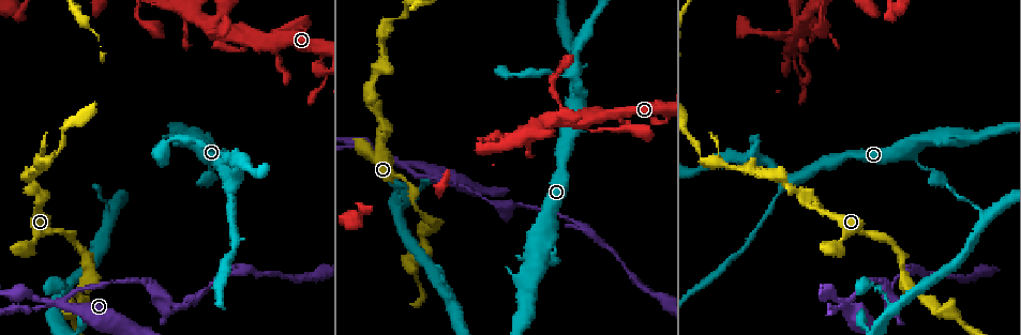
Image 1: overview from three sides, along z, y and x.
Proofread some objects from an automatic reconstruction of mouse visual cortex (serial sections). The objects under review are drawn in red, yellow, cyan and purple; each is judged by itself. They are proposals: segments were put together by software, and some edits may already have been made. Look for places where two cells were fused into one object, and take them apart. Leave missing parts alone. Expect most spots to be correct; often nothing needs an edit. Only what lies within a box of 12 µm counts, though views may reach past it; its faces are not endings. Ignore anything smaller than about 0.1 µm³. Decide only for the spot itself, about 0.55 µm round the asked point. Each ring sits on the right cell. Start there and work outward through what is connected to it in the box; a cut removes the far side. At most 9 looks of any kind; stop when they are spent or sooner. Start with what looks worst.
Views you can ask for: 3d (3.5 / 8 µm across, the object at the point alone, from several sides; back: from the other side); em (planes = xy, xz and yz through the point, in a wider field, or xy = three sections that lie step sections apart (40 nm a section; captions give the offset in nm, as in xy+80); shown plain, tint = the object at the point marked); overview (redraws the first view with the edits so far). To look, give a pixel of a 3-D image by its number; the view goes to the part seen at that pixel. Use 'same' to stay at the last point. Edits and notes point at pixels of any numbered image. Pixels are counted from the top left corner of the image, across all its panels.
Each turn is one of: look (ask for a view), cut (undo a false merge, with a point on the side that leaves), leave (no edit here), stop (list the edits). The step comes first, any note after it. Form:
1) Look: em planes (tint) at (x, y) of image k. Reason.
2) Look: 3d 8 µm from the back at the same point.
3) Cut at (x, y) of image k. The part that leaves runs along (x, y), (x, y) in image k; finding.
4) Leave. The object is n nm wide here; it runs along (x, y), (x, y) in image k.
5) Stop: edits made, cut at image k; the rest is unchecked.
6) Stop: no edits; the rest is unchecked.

Look: 3d 8 µm at (849, 301) of image 1. Three-way junction.

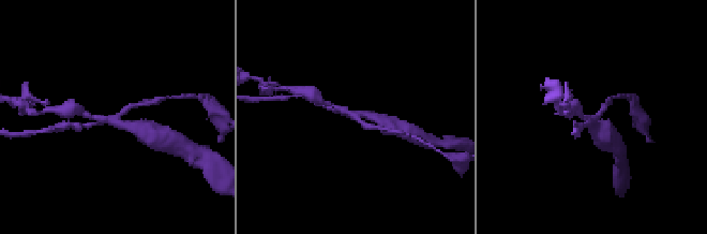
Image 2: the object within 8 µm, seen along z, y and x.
Look: em xy step 3 (tint) at (356, 116) of image 2.

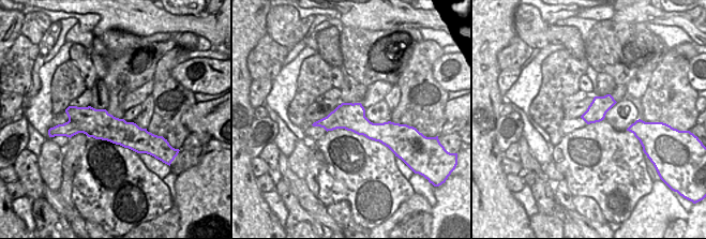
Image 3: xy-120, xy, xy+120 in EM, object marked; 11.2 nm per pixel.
Cut at (75, 126) of image 2. 3 arms meet here; the part that leaves runs along (120, 115), (126, 107), (158, 101) in image 2; a second cell is stuck on.

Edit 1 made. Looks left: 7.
Look: overview. Redraw.

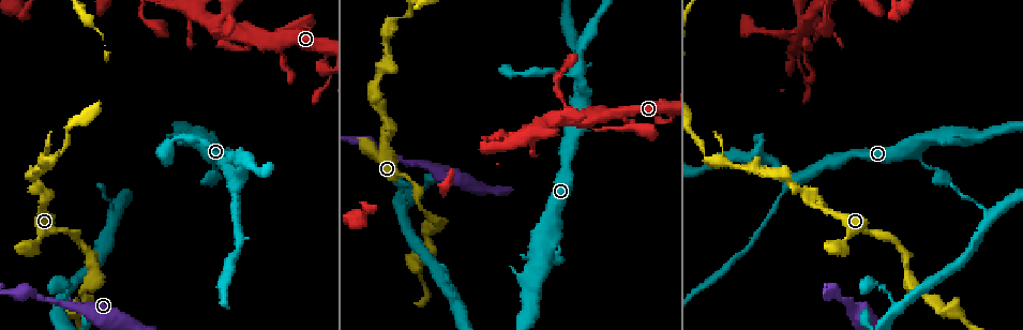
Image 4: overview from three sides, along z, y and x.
Look: 3d 3.5 µm from the back at (578, 73) of image 4. Thin arm on a thick one.

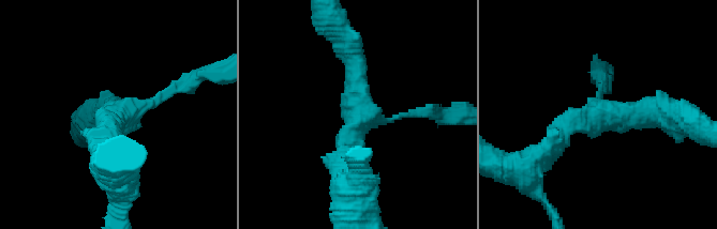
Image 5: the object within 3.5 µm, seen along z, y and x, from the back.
Look: em xy step 2 (tint) at (116, 116) of image 5. 3 arms meet here; the arms are 100, 300, 350 nm wide.

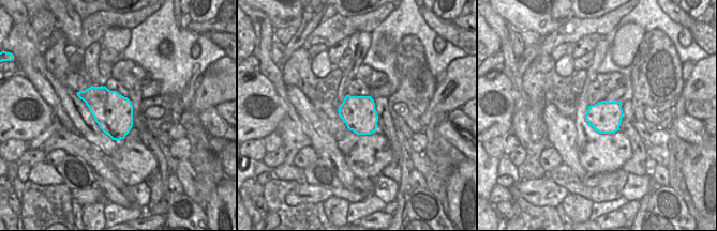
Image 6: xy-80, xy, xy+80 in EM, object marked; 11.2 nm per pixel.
Leave. It runs along (541, 153), (566, 123), (665, 110) in image 5; one cell here.

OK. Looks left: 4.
Look: 3d 3.5 µm at (565, 121) of image 4. Looks like a crossing.

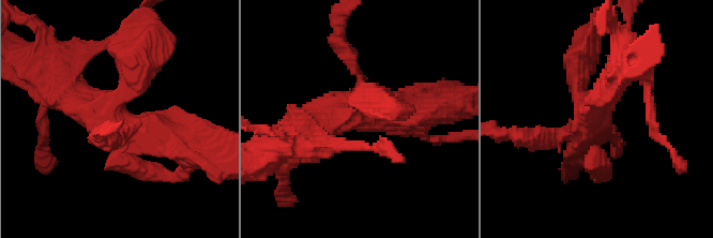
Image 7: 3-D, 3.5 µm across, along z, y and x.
Look: em xy step 1 (tint) at (131, 124) of image 7.

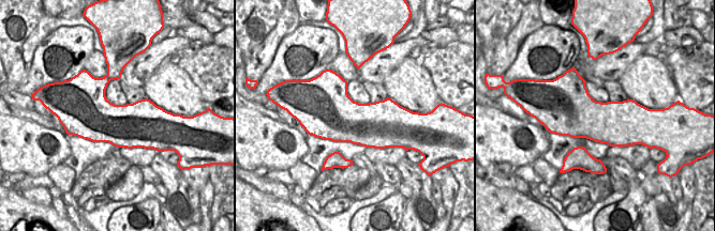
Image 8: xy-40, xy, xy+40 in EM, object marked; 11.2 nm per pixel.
Look: em xy step 3 (tint) at the same point.

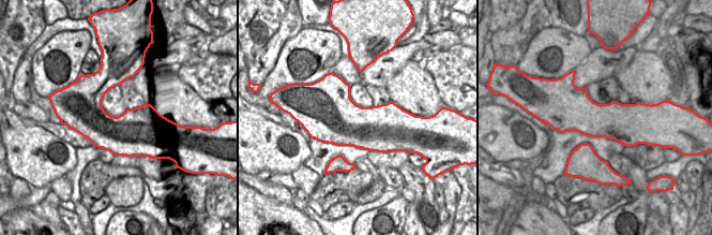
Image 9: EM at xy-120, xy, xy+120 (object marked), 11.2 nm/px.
Leave. It runs along (201, 139), (126, 125), (74, 90) in image 7; one cell here.

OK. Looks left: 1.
Stop: edits made, cut at image 2; the rest is unchecked.

